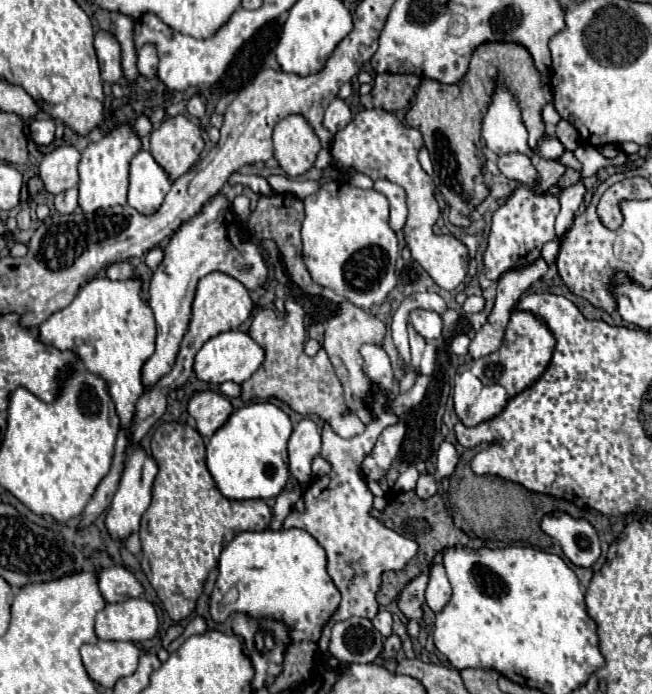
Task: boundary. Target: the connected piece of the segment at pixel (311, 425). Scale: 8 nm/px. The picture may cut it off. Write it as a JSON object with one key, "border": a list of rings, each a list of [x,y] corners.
{"border":[[[303,418],[289,438],[289,472],[303,484],[311,480],[311,462],[321,450],[321,432],[317,424],[309,418]]]}

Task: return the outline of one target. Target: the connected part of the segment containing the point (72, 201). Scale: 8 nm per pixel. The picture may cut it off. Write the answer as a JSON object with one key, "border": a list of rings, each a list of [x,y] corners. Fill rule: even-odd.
{"border":[[[71,188],[55,196],[55,208],[59,214],[71,214],[77,208],[77,188]]]}

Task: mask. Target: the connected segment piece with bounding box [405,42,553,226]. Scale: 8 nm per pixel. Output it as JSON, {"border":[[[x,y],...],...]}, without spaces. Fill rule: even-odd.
{"border":[[[483,42],[481,46],[477,46],[473,50],[471,62],[469,62],[469,70],[465,74],[465,78],[461,78],[461,82],[453,84],[453,86],[445,86],[441,82],[433,82],[429,78],[421,78],[417,96],[415,96],[415,104],[411,106],[411,110],[407,112],[407,126],[417,128],[425,140],[425,148],[429,150],[429,156],[433,160],[433,182],[437,186],[437,190],[445,196],[447,204],[449,204],[449,222],[455,226],[467,226],[471,220],[471,212],[487,198],[489,190],[483,184],[483,176],[481,176],[481,166],[483,166],[483,152],[479,138],[481,138],[481,120],[487,112],[487,106],[491,102],[491,94],[493,94],[493,80],[499,78],[499,82],[503,82],[519,100],[521,112],[523,112],[523,122],[529,130],[529,146],[533,148],[535,142],[545,134],[545,122],[541,118],[541,110],[547,102],[553,100],[553,92],[549,82],[537,72],[533,58],[529,54],[529,50],[525,50],[525,46],[517,46],[515,42]]]}

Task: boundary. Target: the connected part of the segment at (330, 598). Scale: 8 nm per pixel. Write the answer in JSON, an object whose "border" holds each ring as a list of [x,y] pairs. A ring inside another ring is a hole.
{"border":[[[267,528],[263,532],[241,532],[223,548],[219,558],[219,578],[211,594],[211,616],[217,622],[223,622],[231,612],[245,612],[255,618],[277,618],[289,626],[293,642],[319,642],[323,624],[333,616],[339,602],[341,594],[327,574],[323,546],[301,528]],[[233,586],[237,588],[239,598],[235,604],[219,608],[223,596]]]}

